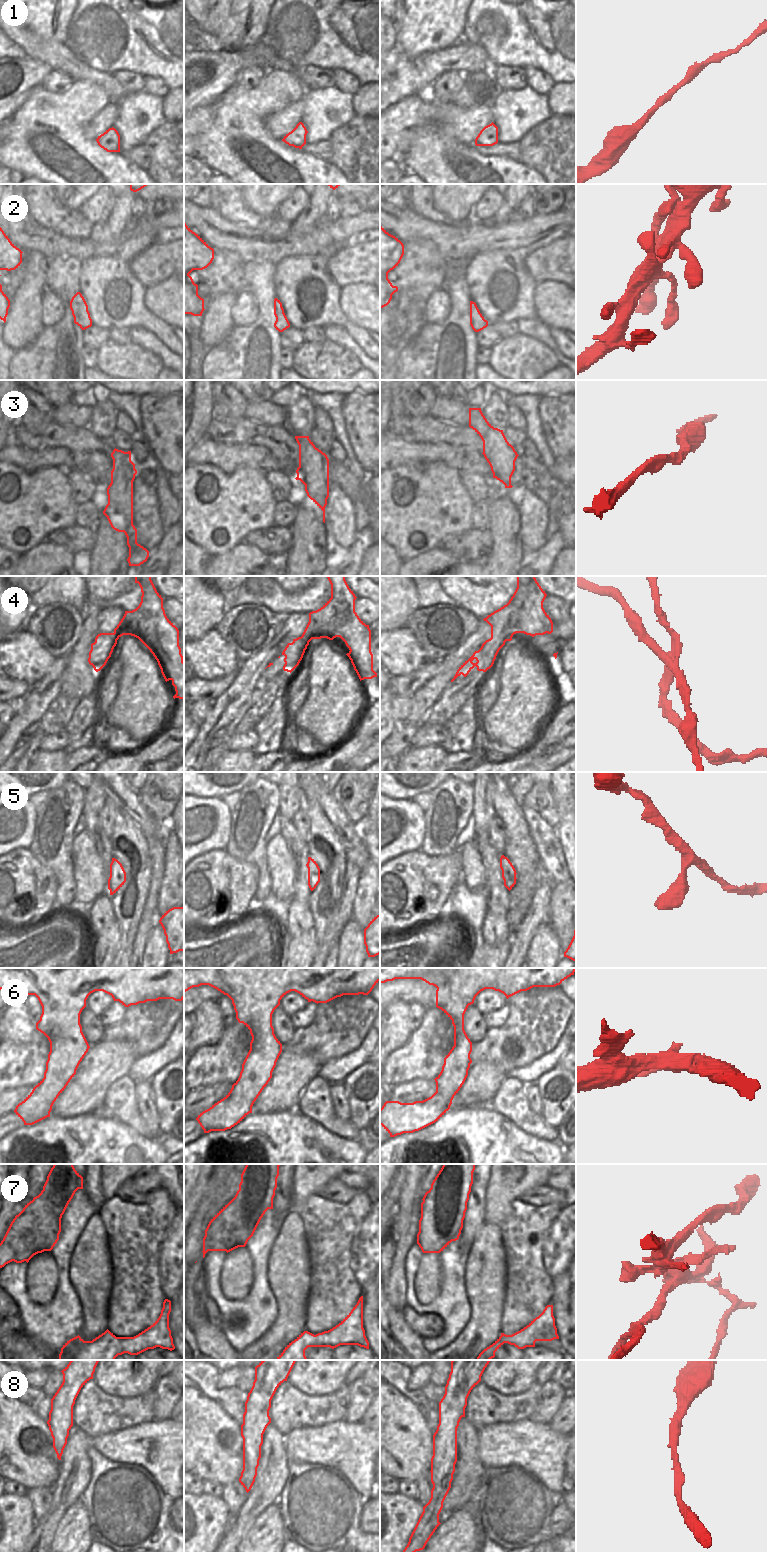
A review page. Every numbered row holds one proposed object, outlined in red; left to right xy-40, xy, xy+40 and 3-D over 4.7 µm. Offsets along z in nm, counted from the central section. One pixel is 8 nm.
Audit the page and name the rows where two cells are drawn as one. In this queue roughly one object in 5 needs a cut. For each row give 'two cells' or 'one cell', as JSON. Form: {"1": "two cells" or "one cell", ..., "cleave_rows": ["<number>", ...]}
{"1": "one cell", "2": "one cell", "3": "one cell", "4": "two cells", "5": "one cell", "6": "one cell", "7": "two cells", "8": "one cell", "cleave_rows": ["4", "7"]}

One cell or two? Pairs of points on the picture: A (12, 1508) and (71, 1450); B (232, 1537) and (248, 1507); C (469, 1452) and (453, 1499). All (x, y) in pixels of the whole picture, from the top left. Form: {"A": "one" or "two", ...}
{"A": "two", "B": "one", "C": "one"}

